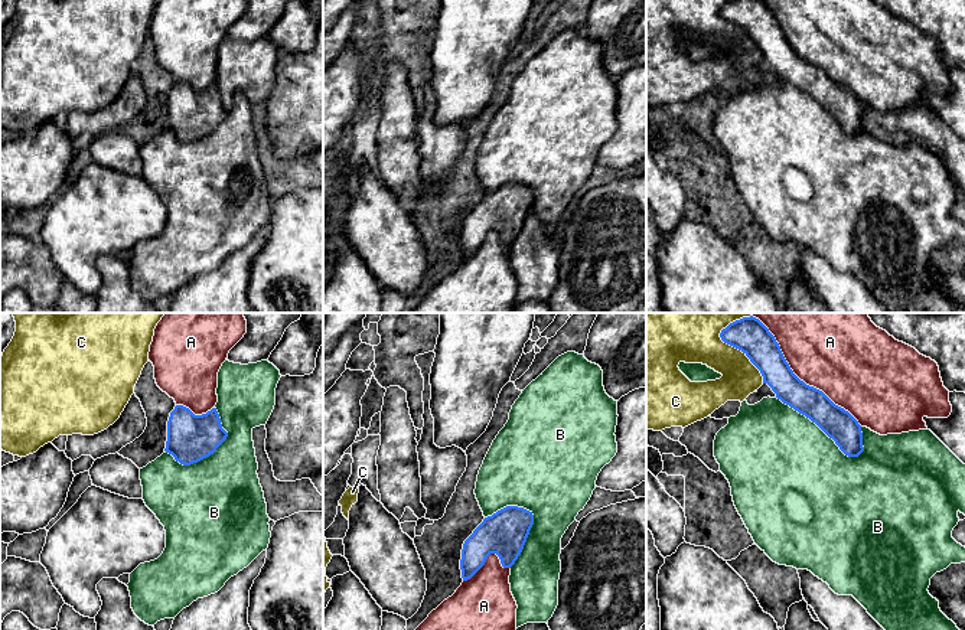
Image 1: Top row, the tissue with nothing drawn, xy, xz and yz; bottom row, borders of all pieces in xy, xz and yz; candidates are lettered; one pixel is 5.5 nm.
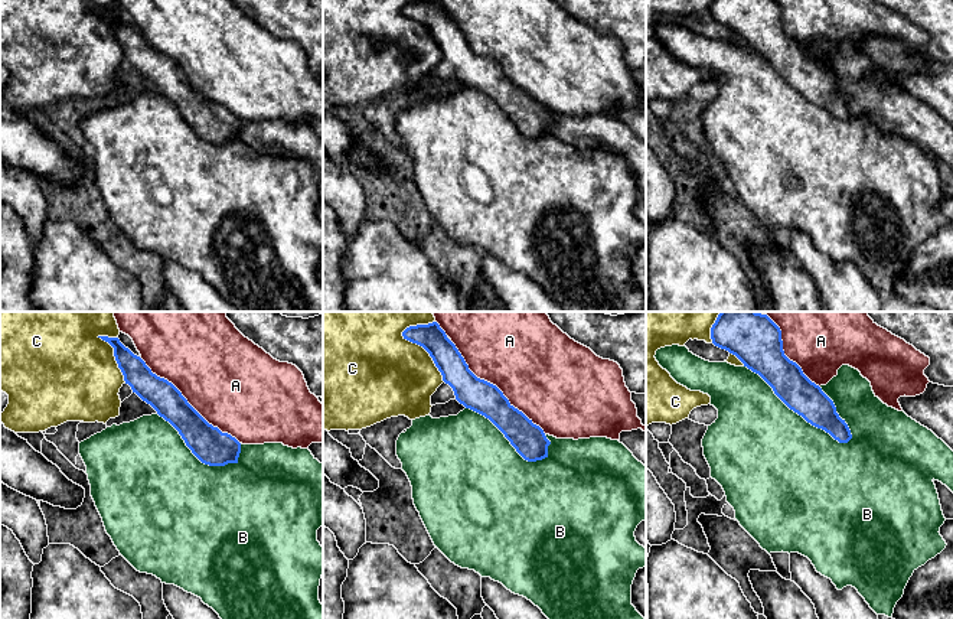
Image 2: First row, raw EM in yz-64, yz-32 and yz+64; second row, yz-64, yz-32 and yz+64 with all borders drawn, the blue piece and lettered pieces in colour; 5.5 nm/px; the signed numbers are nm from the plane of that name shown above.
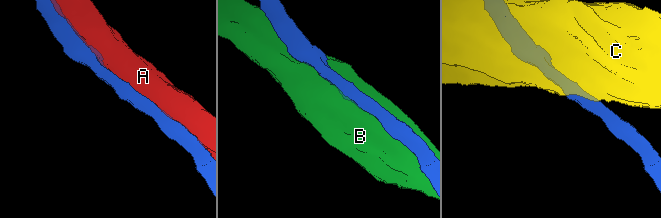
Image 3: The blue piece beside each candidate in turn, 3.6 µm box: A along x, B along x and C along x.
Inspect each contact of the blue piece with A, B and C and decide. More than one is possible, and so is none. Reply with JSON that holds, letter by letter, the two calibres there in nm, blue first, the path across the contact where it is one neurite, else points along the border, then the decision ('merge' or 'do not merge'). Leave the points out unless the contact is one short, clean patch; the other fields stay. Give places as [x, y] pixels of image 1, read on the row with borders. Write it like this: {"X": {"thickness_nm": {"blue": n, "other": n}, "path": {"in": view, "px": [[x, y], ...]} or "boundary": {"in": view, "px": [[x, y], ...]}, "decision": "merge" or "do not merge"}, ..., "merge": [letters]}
{"A": {"thickness_nm": {"blue": 180, "other": 500}, "decision": "merge"}, "B": {"thickness_nm": {"blue": 180, "other": 500}, "decision": "do not merge"}, "C": {"thickness_nm": {"blue": 200, "other": 340}, "decision": "do not merge"}, "merge": ["A"]}

